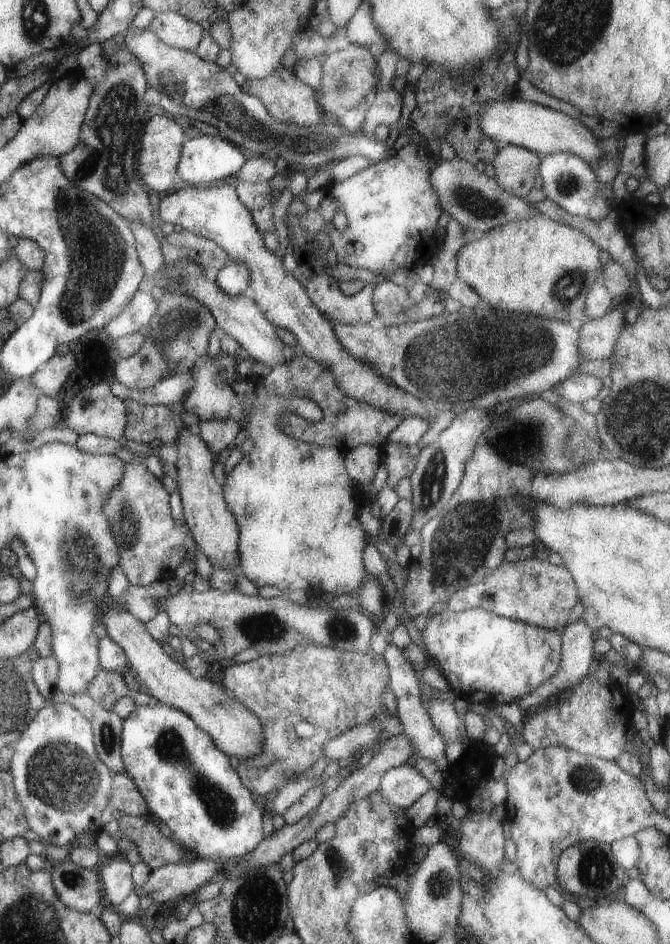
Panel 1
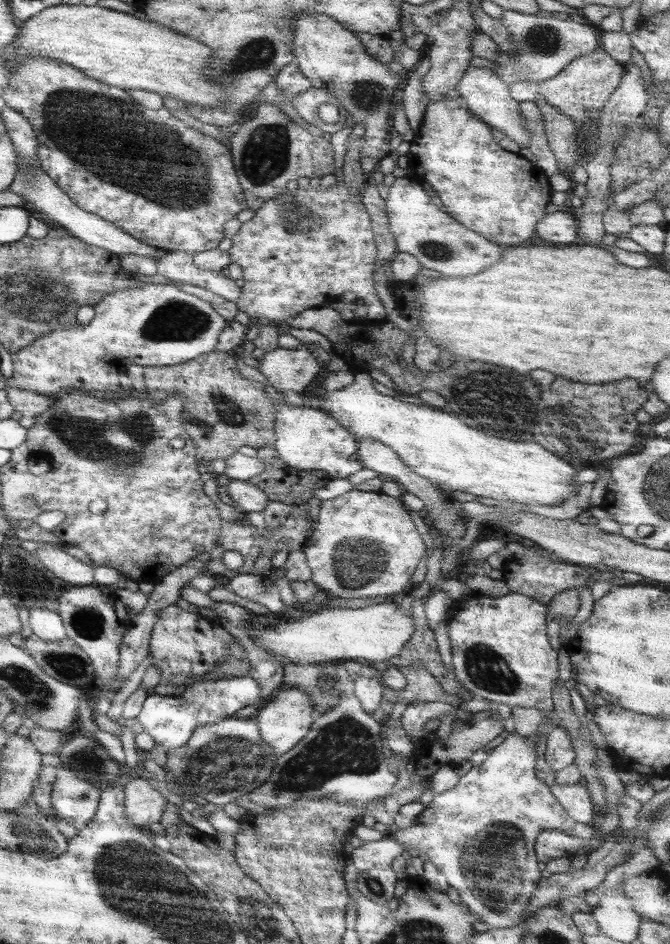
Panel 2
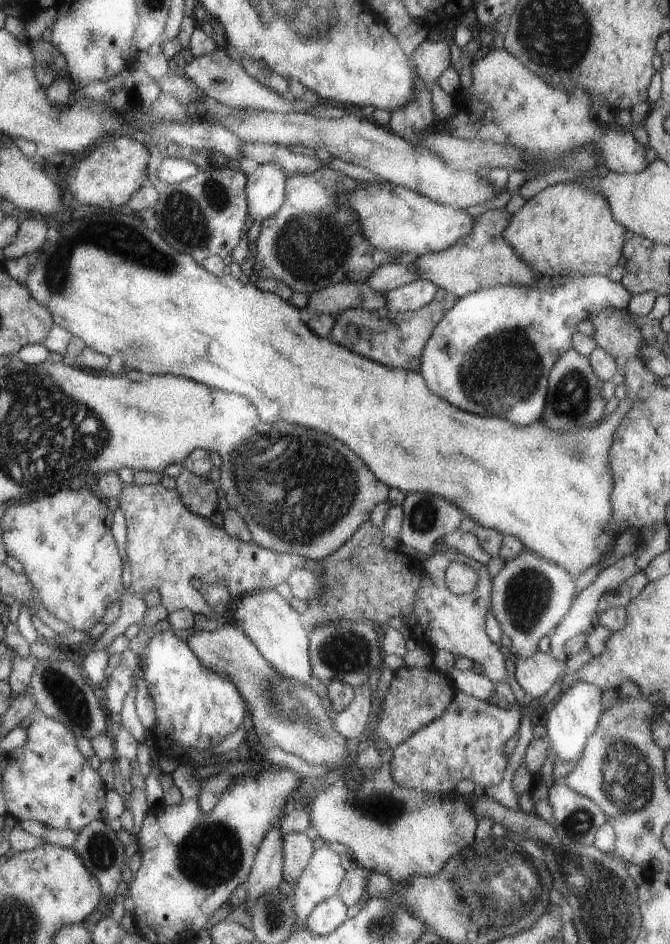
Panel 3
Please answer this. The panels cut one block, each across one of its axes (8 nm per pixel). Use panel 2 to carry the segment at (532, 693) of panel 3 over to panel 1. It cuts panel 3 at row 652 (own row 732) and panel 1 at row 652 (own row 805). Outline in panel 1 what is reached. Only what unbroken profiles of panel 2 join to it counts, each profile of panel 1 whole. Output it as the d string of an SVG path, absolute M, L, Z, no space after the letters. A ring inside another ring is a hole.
M484 608L464 611L444 610L434 614L426 623L425 630L421 632L421 639L424 641L428 658L432 658L440 666L456 697L467 700L468 703L480 702L489 706L514 703L518 698L536 690L540 684L548 682L548 678L552 678L552 674L560 670L562 630L546 629L510 620Z

